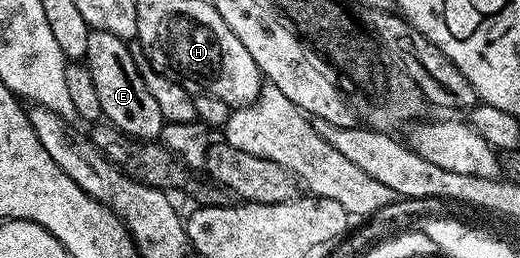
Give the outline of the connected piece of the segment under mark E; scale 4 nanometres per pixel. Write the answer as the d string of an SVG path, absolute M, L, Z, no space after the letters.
M91 30L84 64L92 75L92 84L96 86L102 116L109 124L139 143L150 143L161 138L164 122L160 107L156 99L152 99L148 83L144 83L136 67L136 59L132 59L132 51L123 38L110 32Z

